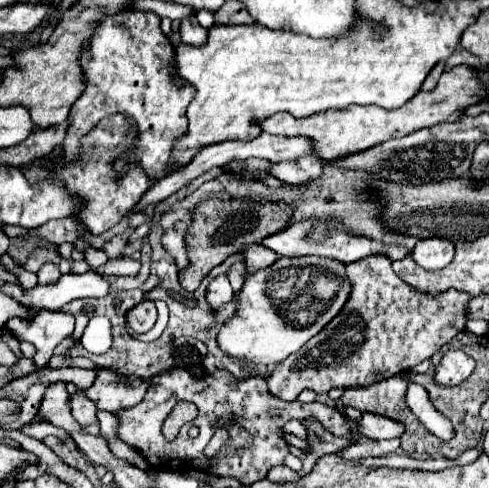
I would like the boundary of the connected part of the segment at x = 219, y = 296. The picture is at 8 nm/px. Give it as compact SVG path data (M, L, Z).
M225 274L213 278L213 282L209 284L207 294L205 294L207 304L209 304L211 310L223 308L225 304L229 304L233 300L233 296L235 296L235 292L231 290L231 284L229 284L229 280L227 280Z

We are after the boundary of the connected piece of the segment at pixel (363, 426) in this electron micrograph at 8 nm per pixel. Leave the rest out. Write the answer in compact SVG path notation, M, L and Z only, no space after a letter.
M363 414L359 420L359 432L371 440L387 440L401 438L405 434L405 426L397 420L389 420L377 414Z

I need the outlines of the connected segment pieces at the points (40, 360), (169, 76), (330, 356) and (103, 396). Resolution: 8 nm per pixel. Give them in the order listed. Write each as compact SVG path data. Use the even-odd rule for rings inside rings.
M37 312L31 322L9 322L7 328L17 340L33 342L37 348L37 368L45 368L53 348L73 332L73 316L63 312Z
M125 10L121 14L103 14L101 22L97 22L93 34L87 38L85 46L81 48L79 56L79 66L85 76L85 90L83 94L73 102L71 112L69 112L69 128L65 136L65 158L63 162L73 162L81 154L81 138L85 138L103 118L111 114L125 114L135 120L137 124L137 136L129 152L135 156L139 166L147 172L147 176L157 182L165 178L167 166L173 158L173 146L177 140L181 140L187 132L187 108L195 98L195 88L191 84L183 86L173 80L173 52L175 48L167 40L167 36L161 32L159 16L151 11Z
M373 254L347 264L347 278L351 282L349 300L321 334L281 362L267 378L273 396L295 400L305 388L321 394L335 386L371 386L373 382L411 370L465 330L469 322L469 294L459 290L445 290L441 294L421 292L395 276L391 264L385 254Z
M99 370L95 376L95 382L81 390L89 400L97 402L99 410L107 412L119 412L137 406L147 390L149 382L125 378L113 370Z

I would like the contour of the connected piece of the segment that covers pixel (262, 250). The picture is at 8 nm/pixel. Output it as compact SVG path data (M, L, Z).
M249 246L249 250L245 250L245 264L247 264L249 272L265 268L265 266L273 264L275 260L279 260L279 254L265 246Z

